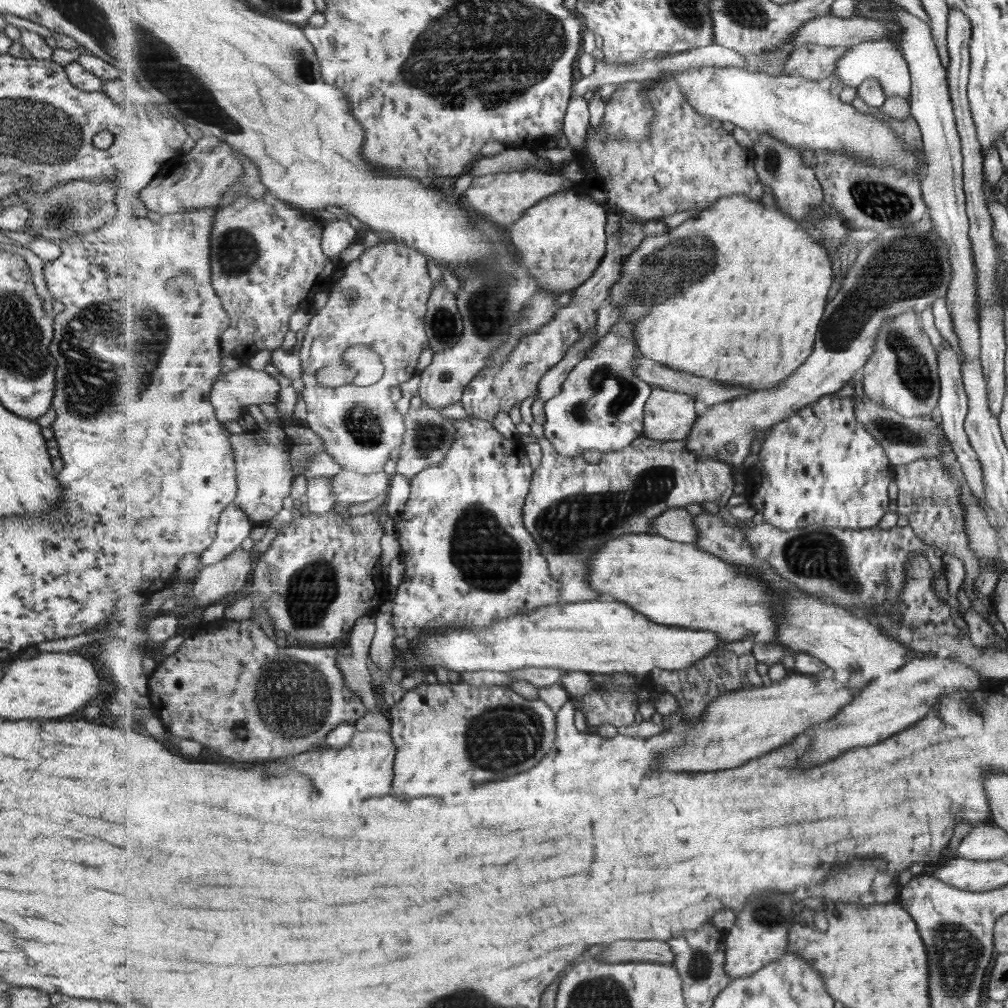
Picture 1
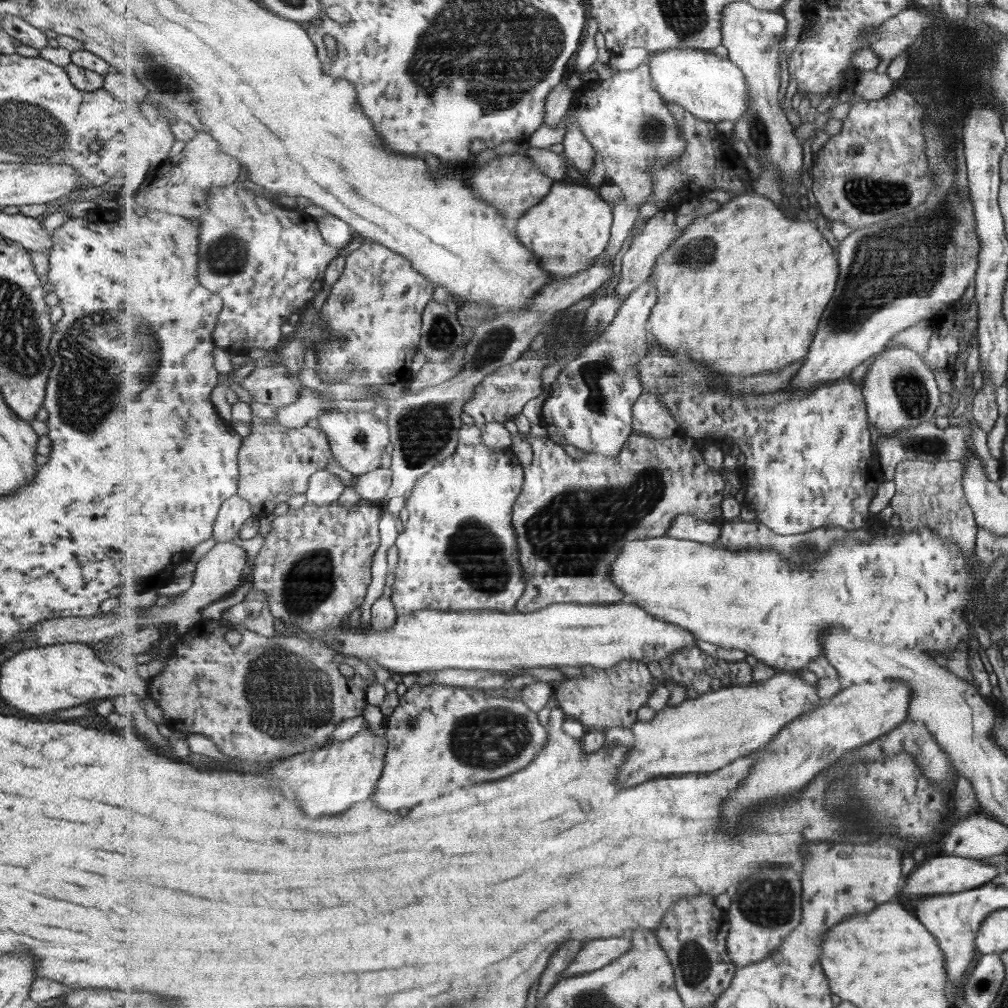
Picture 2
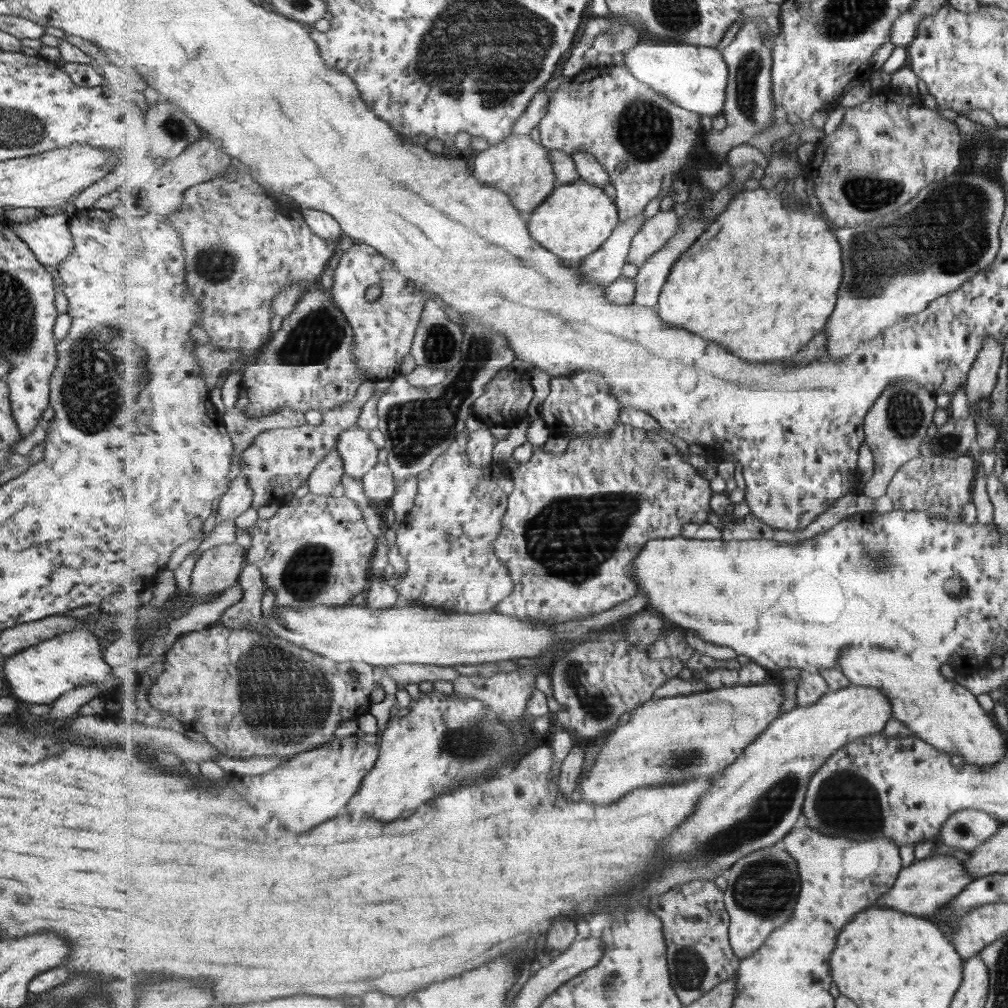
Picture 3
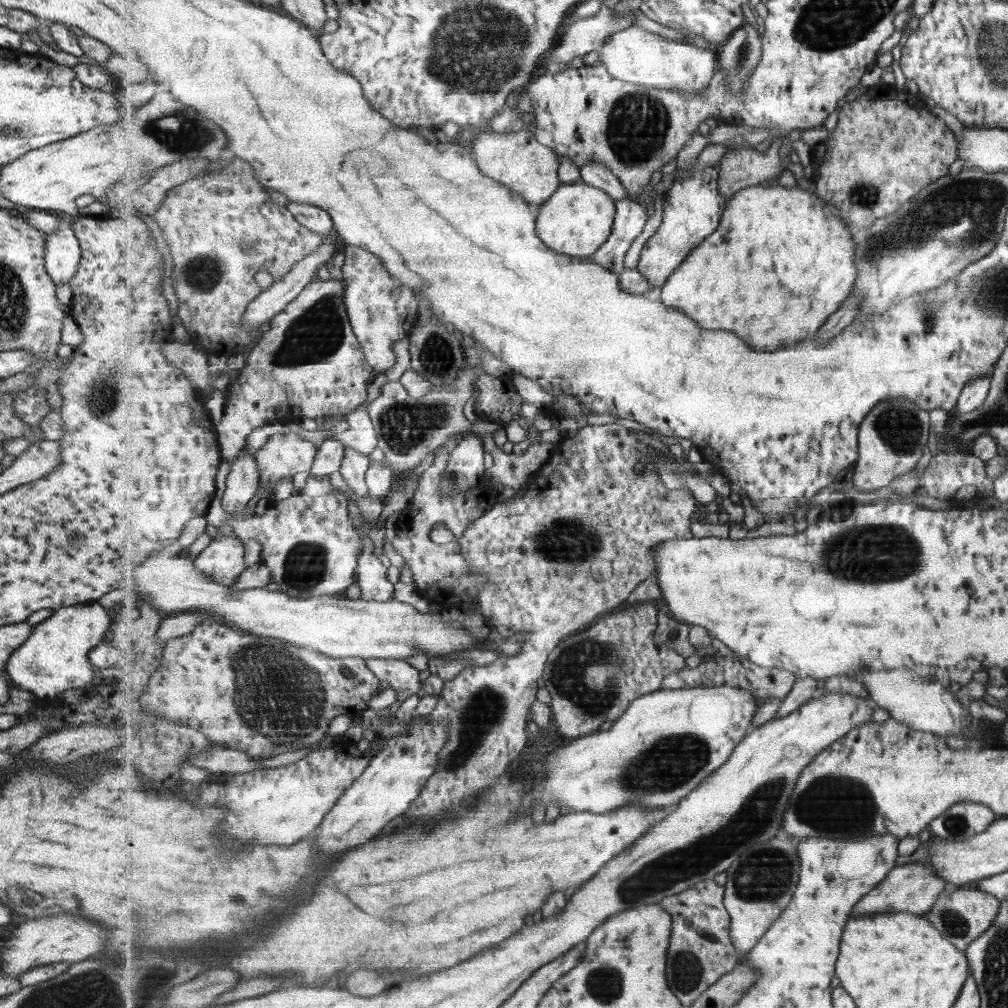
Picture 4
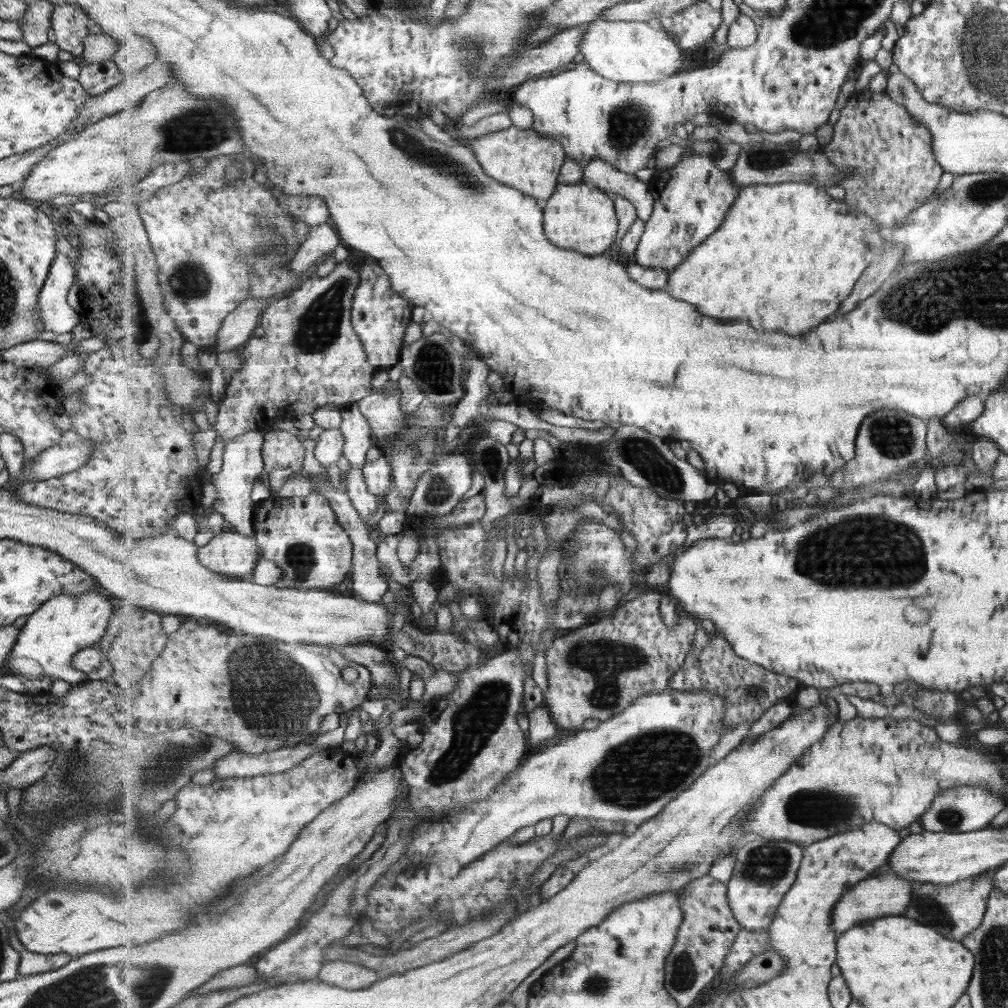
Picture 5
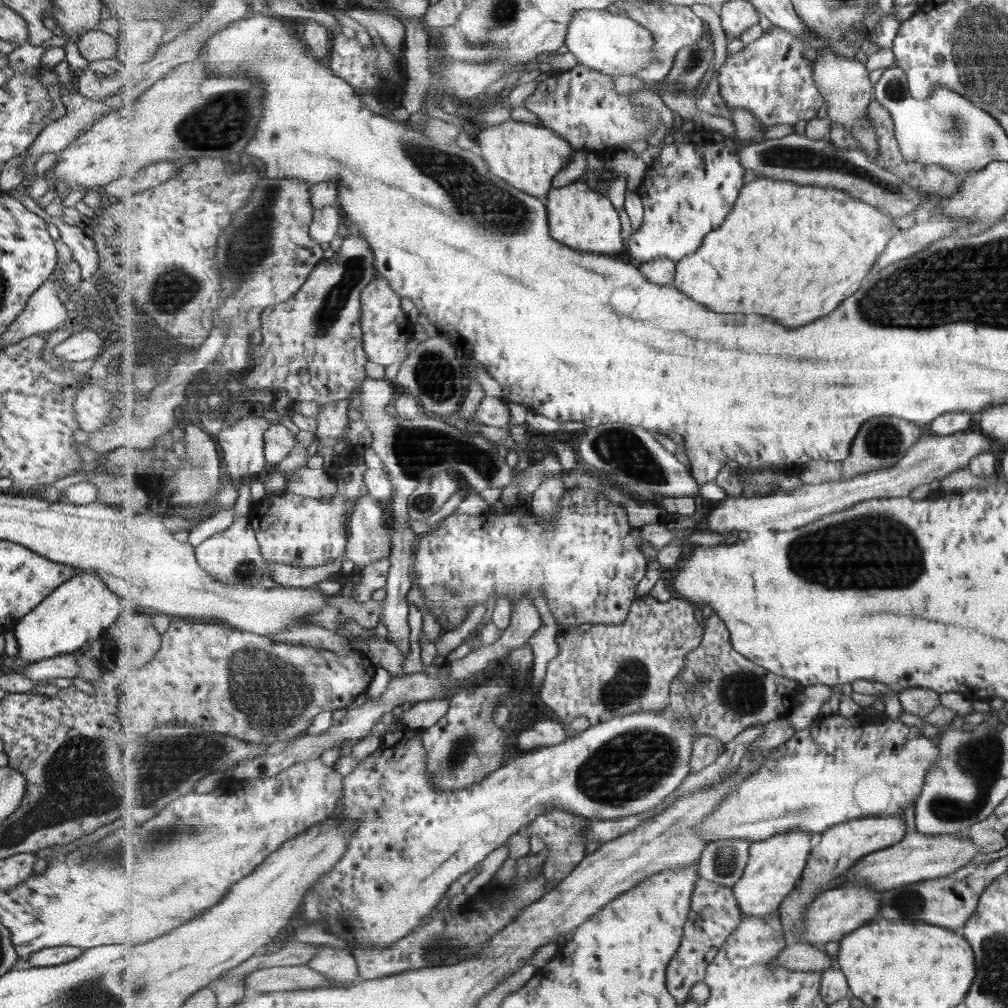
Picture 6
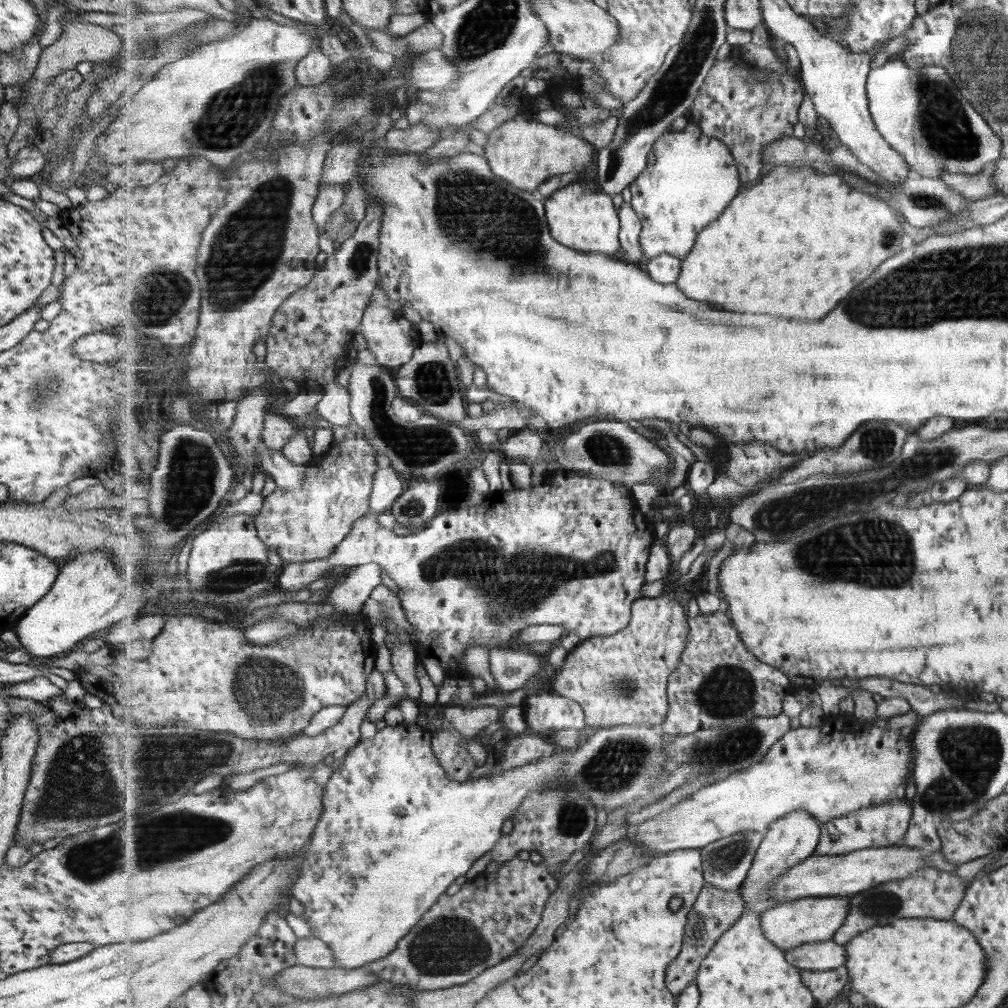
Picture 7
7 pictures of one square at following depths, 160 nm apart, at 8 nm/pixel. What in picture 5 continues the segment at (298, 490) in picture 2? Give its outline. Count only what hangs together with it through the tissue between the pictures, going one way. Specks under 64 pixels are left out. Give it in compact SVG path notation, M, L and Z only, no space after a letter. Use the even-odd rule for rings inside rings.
M267 429L262 448L265 471L289 468L301 472L307 448L291 431Z

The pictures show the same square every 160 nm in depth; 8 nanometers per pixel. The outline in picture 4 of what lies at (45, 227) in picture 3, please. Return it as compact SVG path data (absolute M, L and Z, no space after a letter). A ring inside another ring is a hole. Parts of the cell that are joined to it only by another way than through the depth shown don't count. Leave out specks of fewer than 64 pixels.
M58 218L55 232L45 234L44 268L53 284L65 284L77 271L80 248L72 228Z

